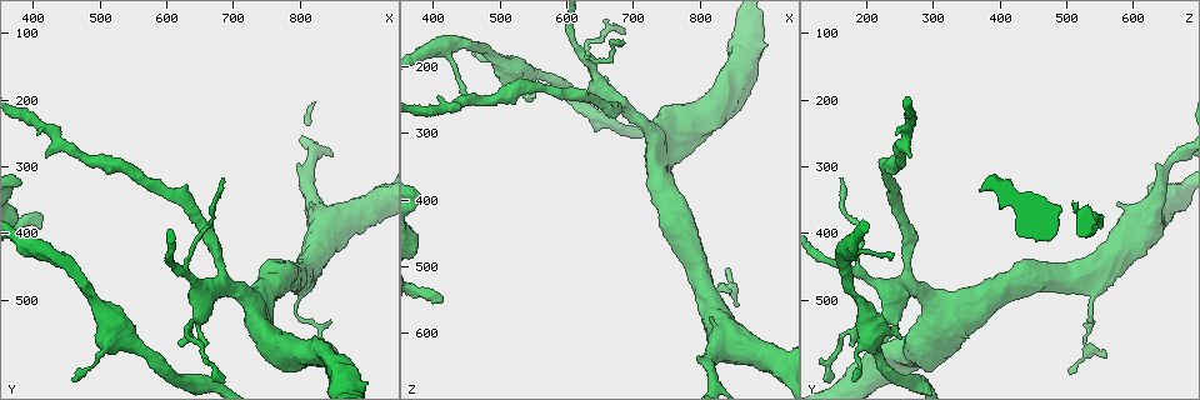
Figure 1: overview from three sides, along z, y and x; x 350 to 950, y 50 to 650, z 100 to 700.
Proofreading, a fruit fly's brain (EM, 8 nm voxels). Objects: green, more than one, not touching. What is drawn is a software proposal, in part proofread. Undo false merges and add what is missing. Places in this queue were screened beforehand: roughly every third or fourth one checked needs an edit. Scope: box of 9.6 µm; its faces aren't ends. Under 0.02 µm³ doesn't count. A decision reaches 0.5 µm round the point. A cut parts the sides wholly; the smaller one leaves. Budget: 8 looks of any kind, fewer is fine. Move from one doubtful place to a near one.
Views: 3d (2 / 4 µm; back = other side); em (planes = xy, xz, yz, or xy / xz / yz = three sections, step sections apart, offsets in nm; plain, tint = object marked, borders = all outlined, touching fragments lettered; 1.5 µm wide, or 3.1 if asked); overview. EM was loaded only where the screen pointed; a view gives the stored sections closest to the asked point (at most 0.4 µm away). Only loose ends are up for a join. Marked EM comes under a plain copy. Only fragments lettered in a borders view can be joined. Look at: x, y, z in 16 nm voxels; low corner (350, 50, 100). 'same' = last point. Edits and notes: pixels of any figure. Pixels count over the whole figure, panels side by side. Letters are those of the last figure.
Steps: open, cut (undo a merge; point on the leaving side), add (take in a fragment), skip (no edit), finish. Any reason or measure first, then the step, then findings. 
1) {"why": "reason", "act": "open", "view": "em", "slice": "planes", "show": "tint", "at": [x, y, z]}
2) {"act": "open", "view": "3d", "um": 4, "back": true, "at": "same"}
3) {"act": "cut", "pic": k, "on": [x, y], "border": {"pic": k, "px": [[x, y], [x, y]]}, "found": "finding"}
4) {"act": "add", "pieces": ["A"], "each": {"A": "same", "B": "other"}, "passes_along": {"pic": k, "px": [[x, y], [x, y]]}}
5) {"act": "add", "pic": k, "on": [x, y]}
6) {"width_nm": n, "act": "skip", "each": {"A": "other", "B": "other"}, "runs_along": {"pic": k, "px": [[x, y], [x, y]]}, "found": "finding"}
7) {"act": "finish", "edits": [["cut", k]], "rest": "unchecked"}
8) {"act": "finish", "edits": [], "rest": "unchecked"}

{"why": "branch stops here", "act": "open", "view": "em", "slice": "yz", "step": 8, "show": "tint", "at": [845, 610, 505]}

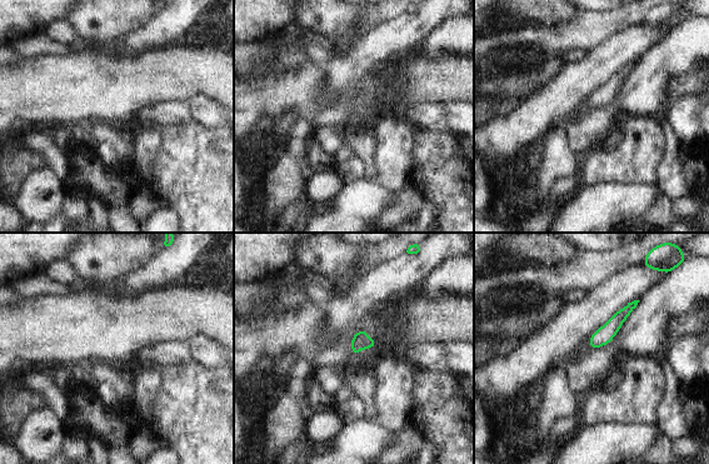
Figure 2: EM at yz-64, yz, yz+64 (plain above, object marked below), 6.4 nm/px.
{"why": "another direction", "act": "open", "view": "em", "slice": "planes", "show": "borders", "at": "same"}

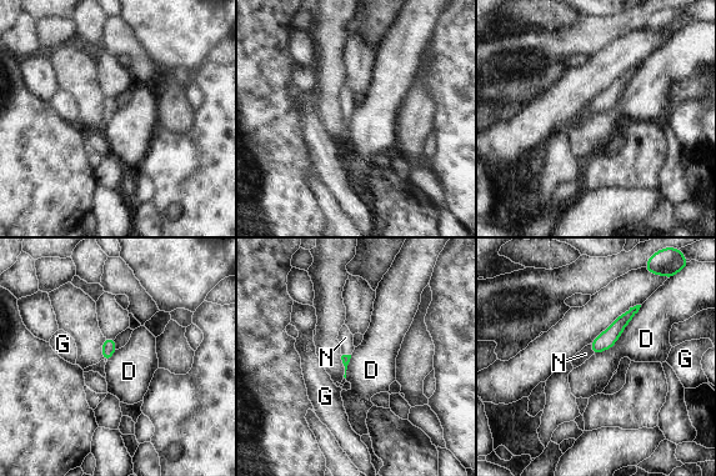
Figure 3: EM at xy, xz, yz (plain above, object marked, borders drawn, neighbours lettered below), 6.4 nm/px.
{"act": "add", "pieces": ["N"], "each": {"D": "other", "G": "other", "N": "same"}, "passes_along": {"pic": 3, "px": [[604, 341], [591, 350], [585, 354]]}, "found": "the cell continues"}

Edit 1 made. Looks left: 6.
{"why": "sudden change in width", "act": "open", "view": "em", "slice": "planes", "show": "tint", "at": [690, 475, 265]}

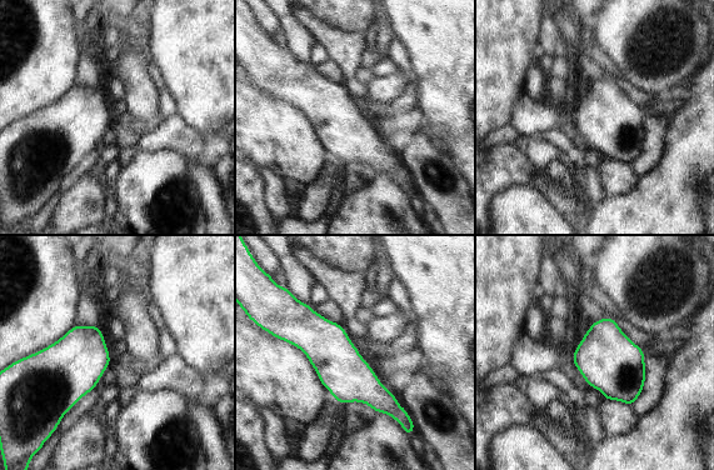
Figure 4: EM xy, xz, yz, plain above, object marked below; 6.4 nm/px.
{"why": "see the neighbours", "act": "open", "view": "em", "slice": "planes", "show": "borders", "at": "same"}

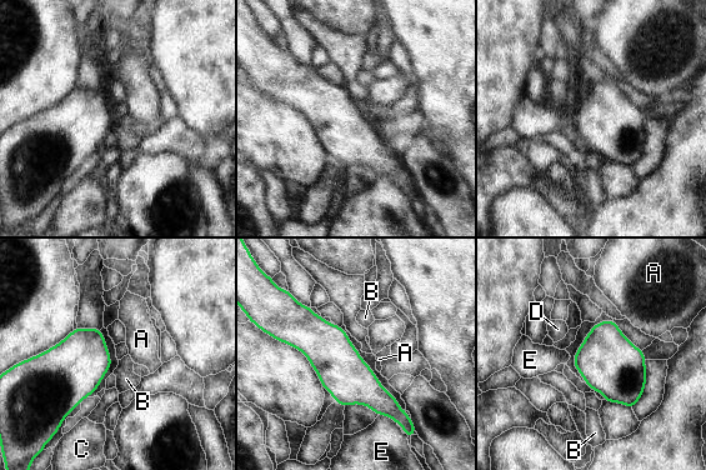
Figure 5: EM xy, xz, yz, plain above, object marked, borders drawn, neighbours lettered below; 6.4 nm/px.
{"longest_contact_nm": ["E", 140], "act": "skip", "each": {"A": "other", "B": "other", "C": "other", "D": "other", "E": "other"}, "runs_along": {"pic": 5, "px": [[308, 311], [308, 328], [404, 423]]}, "found": "one cell here"}

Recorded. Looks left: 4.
{"why": "an open end", "act": "open", "view": "em", "slice": "planes", "show": "borders", "at": [455, 620, 180]}

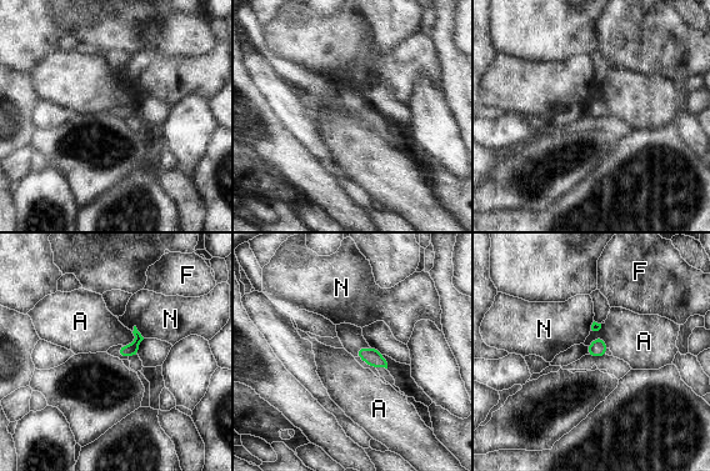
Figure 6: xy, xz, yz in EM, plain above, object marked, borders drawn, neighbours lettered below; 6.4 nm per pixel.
{"width_nm": 80, "act": "skip", "each": {"A": "other", "F": "other", "N": "other"}, "border": {"pic": 6, "px": [[588, 346], [600, 337], [608, 347]]}, "found": "no lettered fragment goes on from it"}

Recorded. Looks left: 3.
{"act": "finish", "edits": [["add", 3]], "rest": "unchecked"}

